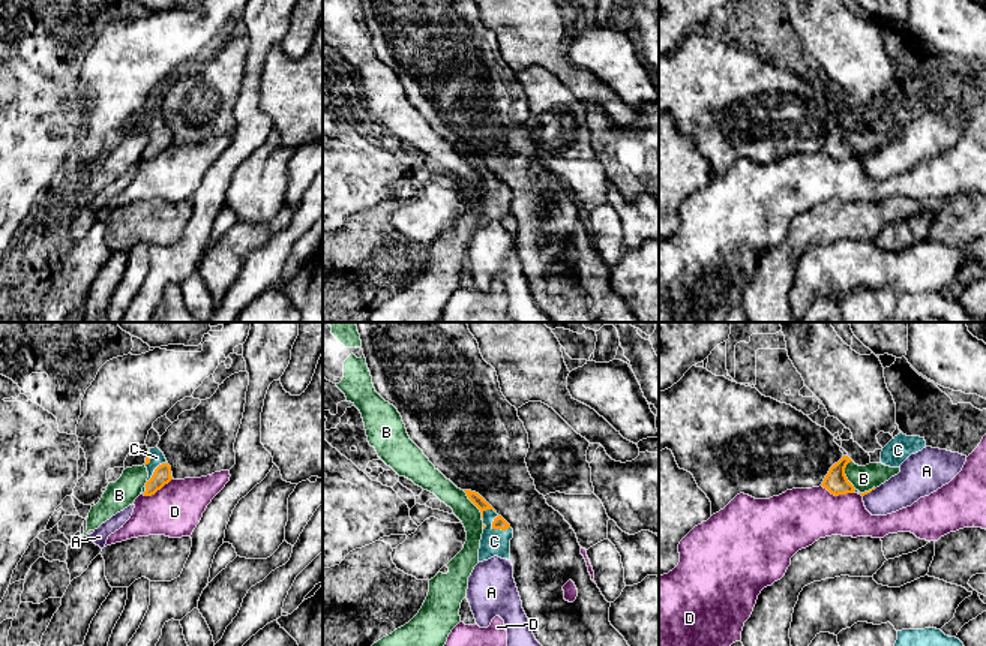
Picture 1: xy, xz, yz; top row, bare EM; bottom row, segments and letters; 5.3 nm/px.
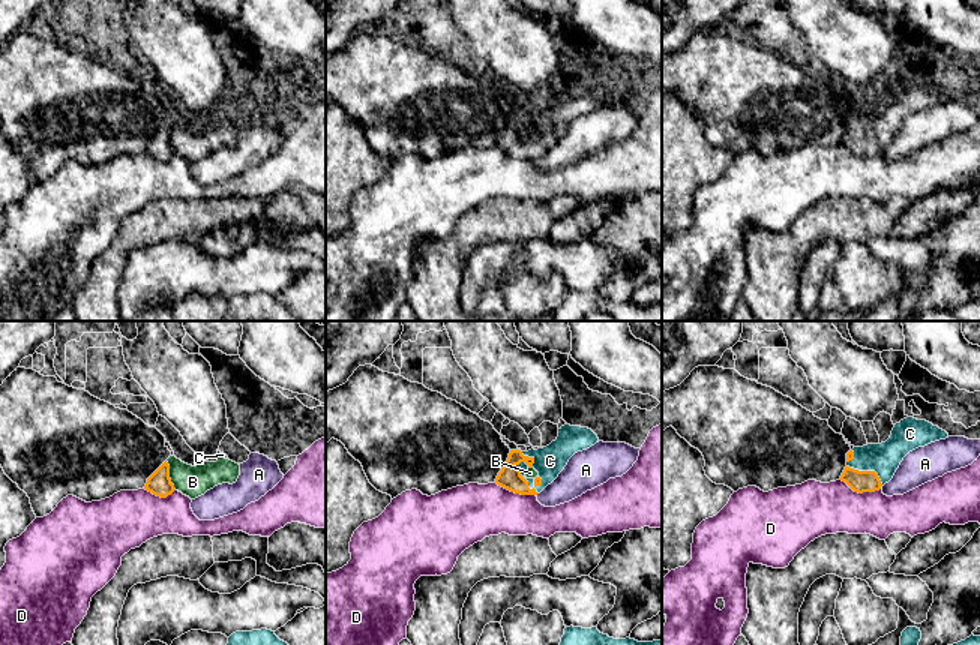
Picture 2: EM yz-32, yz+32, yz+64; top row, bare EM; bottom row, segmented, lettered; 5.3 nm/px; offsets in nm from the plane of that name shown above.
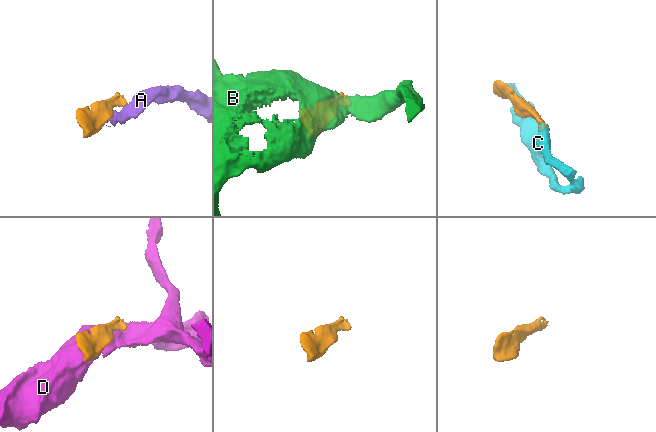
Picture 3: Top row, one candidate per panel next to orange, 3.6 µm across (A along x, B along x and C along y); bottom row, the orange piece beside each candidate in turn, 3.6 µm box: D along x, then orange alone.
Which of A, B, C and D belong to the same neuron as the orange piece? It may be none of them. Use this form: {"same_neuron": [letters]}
{"same_neuron": ["C"]}

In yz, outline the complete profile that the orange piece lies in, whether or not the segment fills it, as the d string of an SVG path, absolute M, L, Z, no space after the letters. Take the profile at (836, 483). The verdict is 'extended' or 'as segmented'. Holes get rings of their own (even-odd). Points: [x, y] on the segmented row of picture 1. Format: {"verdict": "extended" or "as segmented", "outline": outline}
{"verdict": "as segmented", "outline": "M843 456L837 463L830 468L821 484L834 496L855 492L854 486L848 481L845 475L845 468L849 462L852 460L848 456Z"}

